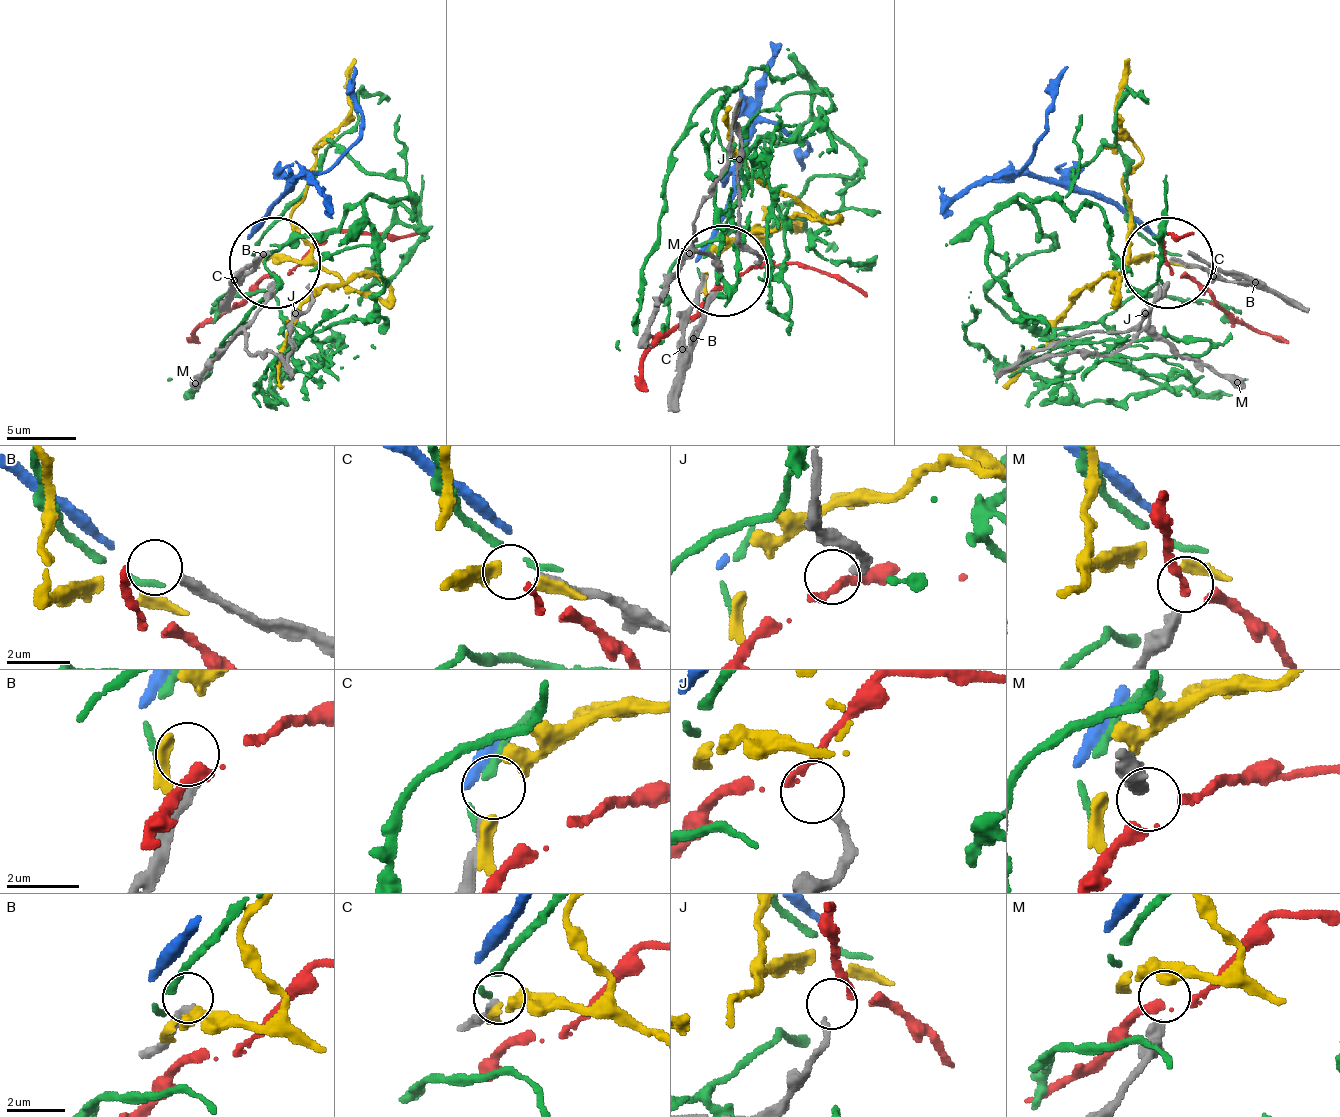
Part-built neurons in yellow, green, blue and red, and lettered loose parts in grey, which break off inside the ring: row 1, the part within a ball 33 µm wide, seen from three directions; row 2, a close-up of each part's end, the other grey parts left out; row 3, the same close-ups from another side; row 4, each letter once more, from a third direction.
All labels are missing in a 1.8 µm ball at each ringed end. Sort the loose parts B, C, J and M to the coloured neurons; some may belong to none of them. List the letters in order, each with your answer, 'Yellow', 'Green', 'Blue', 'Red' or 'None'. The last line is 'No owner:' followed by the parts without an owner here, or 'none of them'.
B: None
C: None
J: Red
M: None
No owner: B, C, M

